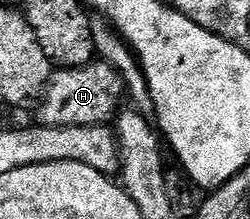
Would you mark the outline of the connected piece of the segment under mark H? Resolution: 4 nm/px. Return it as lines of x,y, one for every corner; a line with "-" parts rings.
93,61
78,69
53,70
52,79
48,82
48,90
44,92
43,99
38,104
40,111
39,122
45,127
67,127
79,124
103,124
112,110
117,110
116,102
124,95
124,79
108,63

